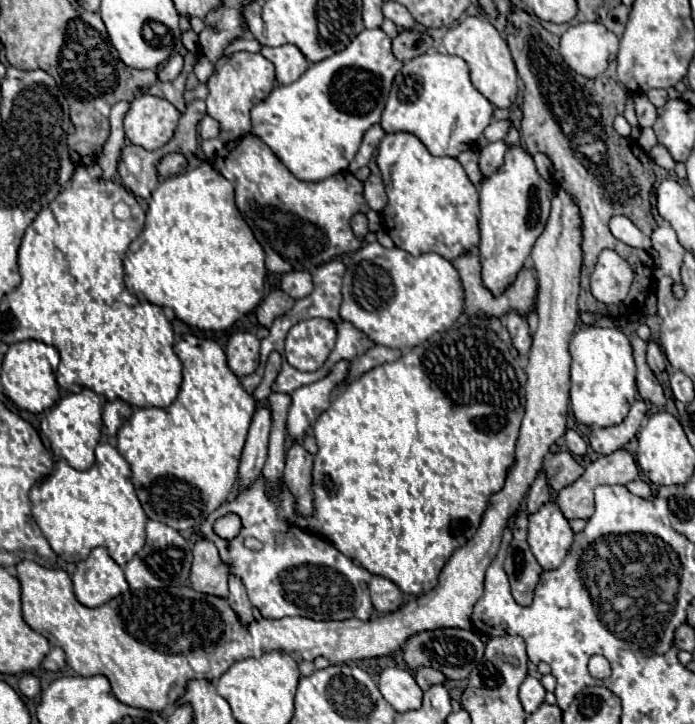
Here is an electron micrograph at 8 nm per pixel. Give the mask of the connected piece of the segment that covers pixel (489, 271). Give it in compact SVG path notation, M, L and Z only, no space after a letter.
M509 147L503 167L497 175L481 181L479 207L481 207L481 281L495 297L501 295L527 263L537 237L543 233L551 211L551 185L537 173L533 157L521 147Z

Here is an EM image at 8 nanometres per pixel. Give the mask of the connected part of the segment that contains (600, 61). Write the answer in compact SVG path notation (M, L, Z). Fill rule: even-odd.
M601 23L571 25L561 35L559 53L563 61L583 77L597 77L605 73L609 59L617 55L619 37Z

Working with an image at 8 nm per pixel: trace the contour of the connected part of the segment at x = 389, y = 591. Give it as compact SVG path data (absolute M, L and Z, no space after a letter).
M373 575L369 583L369 591L371 591L371 601L375 609L381 613L397 611L403 601L401 589L395 583L391 583L387 577L381 577L381 575Z

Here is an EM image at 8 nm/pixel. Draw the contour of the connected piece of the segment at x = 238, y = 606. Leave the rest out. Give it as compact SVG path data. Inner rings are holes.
M229 575L229 597L227 597L229 605L237 611L239 619L247 625L253 621L253 615L251 615L251 603L249 603L249 597L245 593L245 585L241 585L241 579L237 575Z

